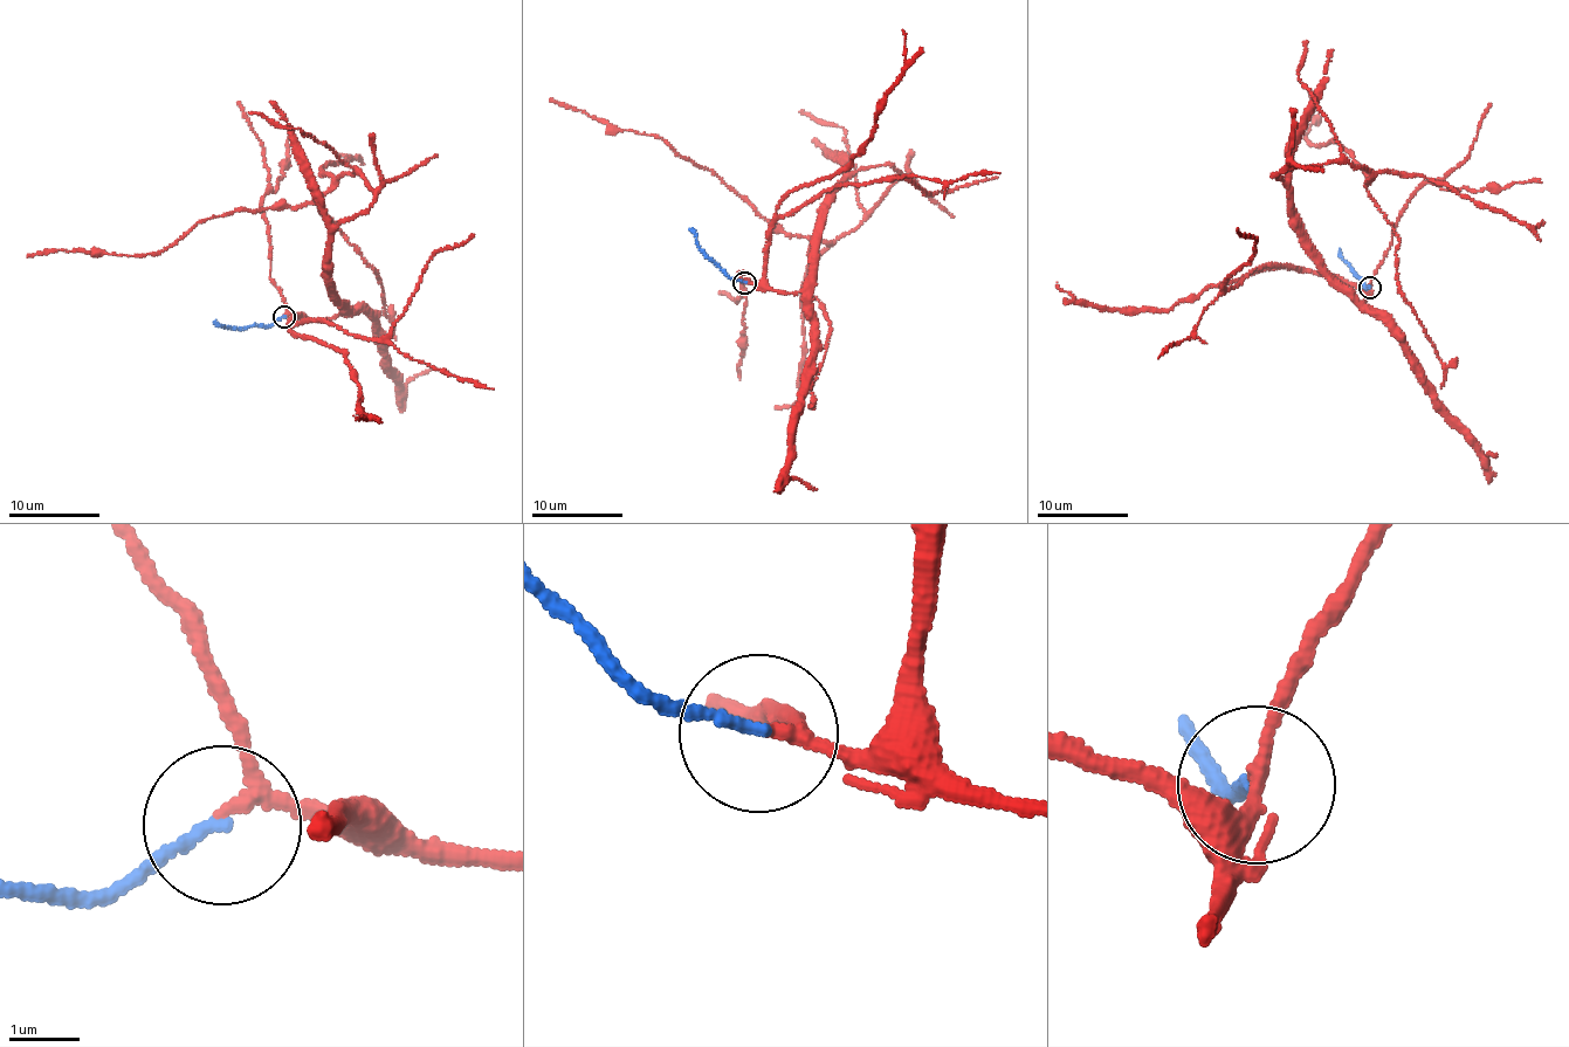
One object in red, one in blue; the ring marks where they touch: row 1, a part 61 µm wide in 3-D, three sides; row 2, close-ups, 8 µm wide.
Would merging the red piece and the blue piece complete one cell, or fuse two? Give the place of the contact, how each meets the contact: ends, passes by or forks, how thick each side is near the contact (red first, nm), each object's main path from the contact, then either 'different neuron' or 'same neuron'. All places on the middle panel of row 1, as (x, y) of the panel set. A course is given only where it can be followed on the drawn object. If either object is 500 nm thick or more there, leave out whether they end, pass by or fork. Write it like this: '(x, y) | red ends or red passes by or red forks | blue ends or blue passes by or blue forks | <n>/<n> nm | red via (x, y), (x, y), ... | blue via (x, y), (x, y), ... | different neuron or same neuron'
(744, 282) | red passes by | blue ends | 160/160 nm | red via (744, 281), (798, 291), (843, 180), (897, 172), (826, 243), (775, 232), (659, 138), (550, 100) | blue via (743, 282), (724, 275), (701, 250), (692, 228) | same neuron

